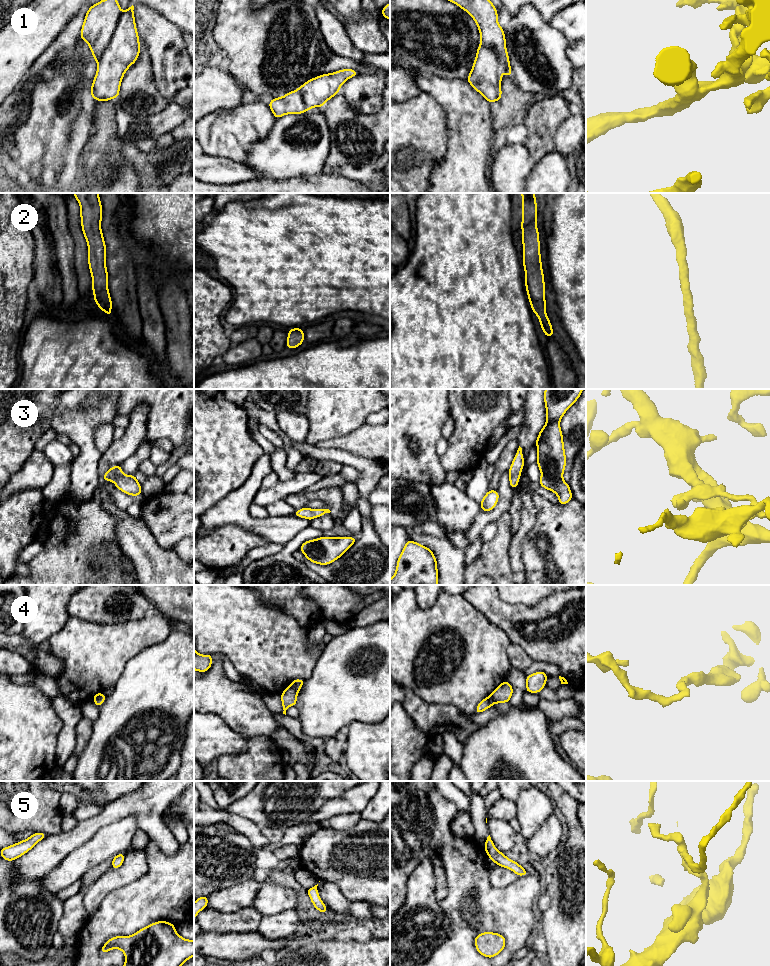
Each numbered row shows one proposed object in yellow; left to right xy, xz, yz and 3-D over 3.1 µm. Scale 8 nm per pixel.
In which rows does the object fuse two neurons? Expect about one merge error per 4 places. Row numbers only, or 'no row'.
4

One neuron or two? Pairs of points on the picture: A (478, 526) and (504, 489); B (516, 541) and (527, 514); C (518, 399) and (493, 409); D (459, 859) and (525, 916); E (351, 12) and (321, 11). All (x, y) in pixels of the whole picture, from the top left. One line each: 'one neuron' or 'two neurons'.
A: one neuron
B: one neuron
C: two neurons
D: one neuron
E: two neurons

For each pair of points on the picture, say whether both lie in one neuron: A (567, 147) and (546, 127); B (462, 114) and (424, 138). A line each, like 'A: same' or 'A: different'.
A: different
B: different

